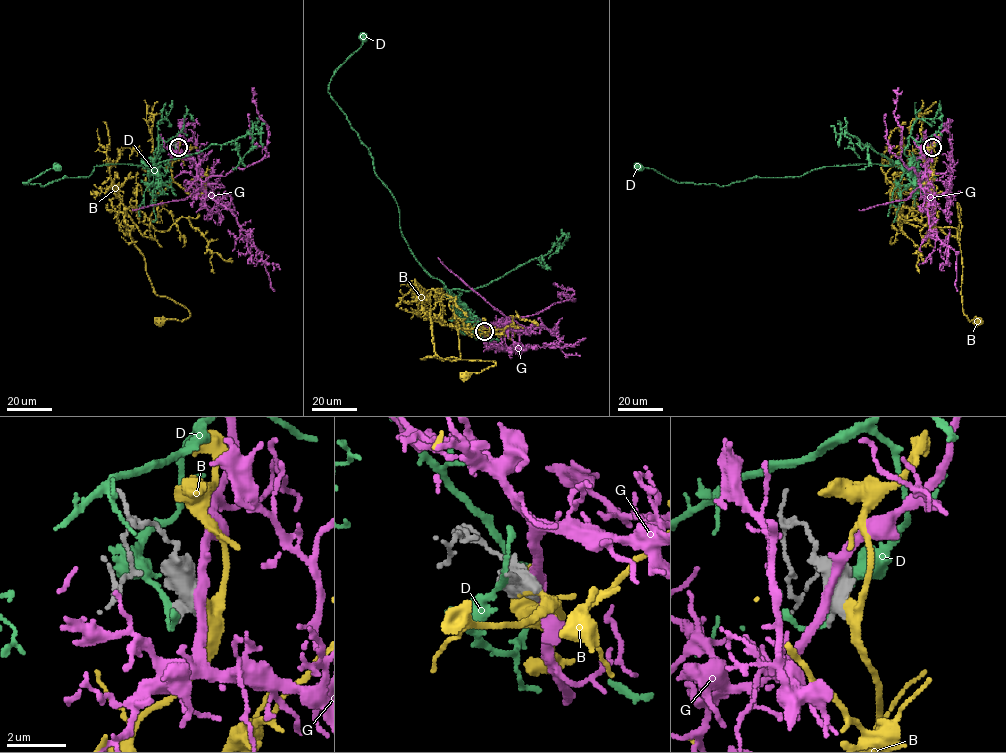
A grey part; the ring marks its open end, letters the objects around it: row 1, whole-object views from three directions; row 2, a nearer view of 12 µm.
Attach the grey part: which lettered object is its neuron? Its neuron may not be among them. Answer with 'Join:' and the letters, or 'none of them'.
Join: none of them

